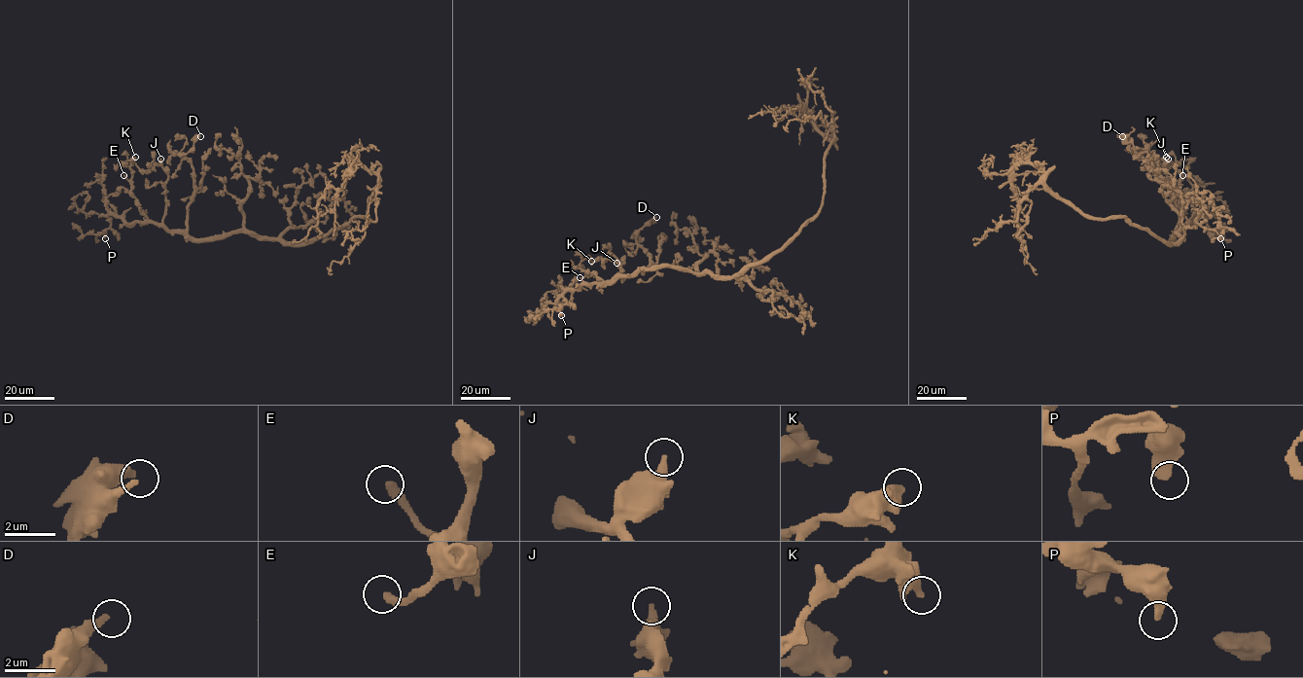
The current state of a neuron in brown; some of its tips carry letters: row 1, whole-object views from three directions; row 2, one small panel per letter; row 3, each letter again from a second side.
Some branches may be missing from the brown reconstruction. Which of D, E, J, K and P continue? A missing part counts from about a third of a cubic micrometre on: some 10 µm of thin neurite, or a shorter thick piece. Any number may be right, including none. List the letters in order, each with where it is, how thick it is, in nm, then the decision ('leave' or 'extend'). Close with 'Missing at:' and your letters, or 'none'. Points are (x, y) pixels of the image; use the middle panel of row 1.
D: at (656, 217); 260 nm thick; leave
E: at (580, 277); 360 nm thick; extend
J: at (616, 263); 400 nm thick; leave
K: at (591, 261); 480 nm thick; leave
P: at (561, 315); 480 nm thick; leave
Missing at: E

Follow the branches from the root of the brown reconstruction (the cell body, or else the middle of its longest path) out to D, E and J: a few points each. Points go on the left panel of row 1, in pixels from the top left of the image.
D: (324, 236), (286, 243), (243, 232), (193, 238), (187, 209), (193, 172), (180, 153), (186, 153), (200, 136)
E: (324, 236), (286, 243), (243, 232), (213, 238), (185, 236), (148, 219), (123, 175)
J: (324, 236), (283, 243), (243, 232), (193, 238), (169, 231), (162, 223), (168, 176), (160, 159)

